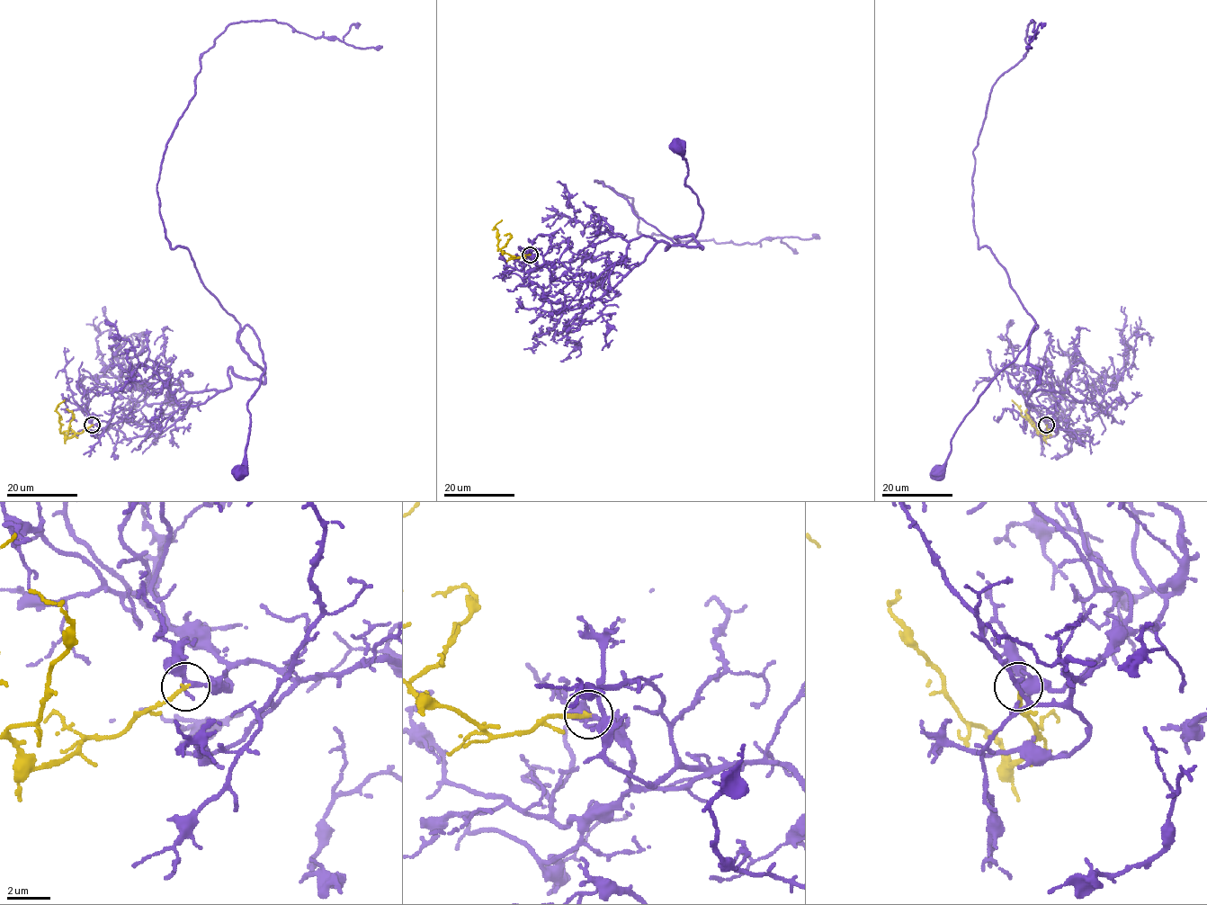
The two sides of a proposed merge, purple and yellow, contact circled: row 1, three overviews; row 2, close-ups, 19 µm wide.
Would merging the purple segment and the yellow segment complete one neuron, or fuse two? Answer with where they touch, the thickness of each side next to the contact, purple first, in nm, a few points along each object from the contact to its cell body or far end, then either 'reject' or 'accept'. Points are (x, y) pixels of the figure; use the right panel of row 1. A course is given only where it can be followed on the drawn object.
place (1046, 425); calibres 130 and 190 nm; course purple (1046, 425), (1063, 421), (1073, 434), (1027, 401), (1041, 373), (1038, 381), (1028, 362), (1036, 325), (936, 474); course yellow (1046, 425), (1050, 433), (1046, 437), (1021, 415), (1019, 407), (1012, 399); accept

